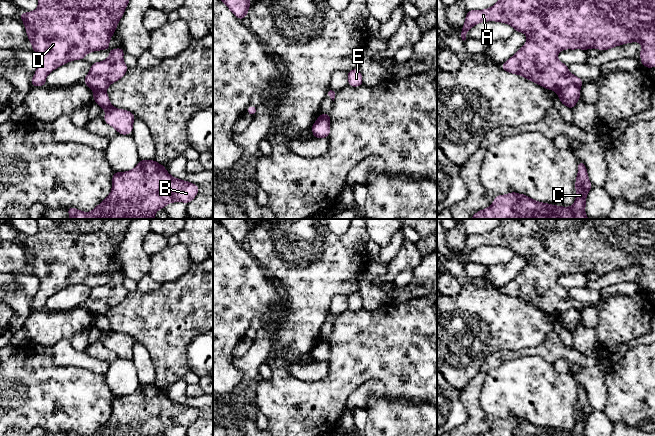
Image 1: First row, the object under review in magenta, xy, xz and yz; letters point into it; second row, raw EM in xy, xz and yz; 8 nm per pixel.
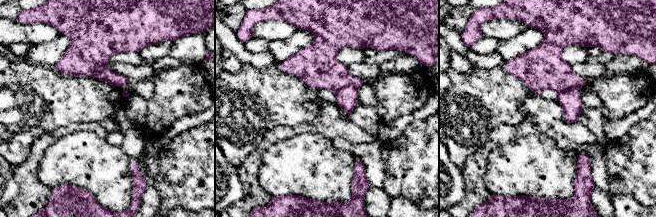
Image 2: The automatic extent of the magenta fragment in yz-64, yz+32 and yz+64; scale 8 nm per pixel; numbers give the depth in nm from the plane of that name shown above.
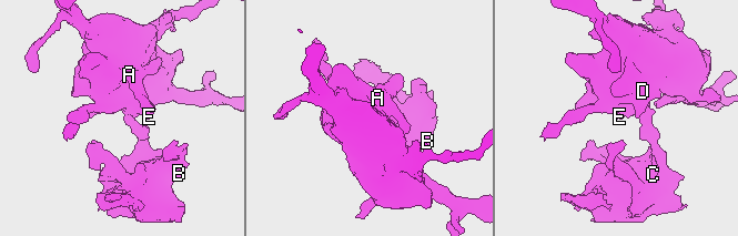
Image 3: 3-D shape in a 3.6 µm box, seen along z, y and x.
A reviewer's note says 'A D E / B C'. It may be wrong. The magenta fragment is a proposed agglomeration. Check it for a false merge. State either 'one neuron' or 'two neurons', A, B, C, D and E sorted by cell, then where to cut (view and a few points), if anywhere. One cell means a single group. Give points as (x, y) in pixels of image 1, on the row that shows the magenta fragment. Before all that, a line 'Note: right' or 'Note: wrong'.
Note: right
two neurons | A D E / B C | yz (579, 86), (568, 85), (557, 92)

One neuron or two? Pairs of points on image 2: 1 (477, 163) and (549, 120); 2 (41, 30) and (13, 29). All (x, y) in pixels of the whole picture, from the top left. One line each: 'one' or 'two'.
1: one
2: one

